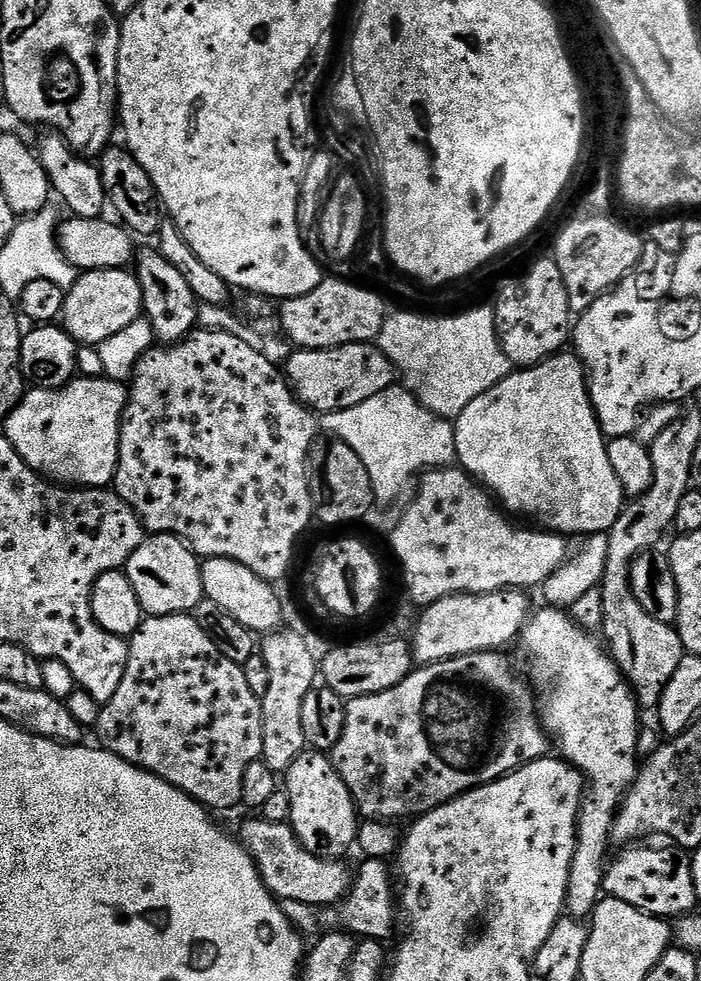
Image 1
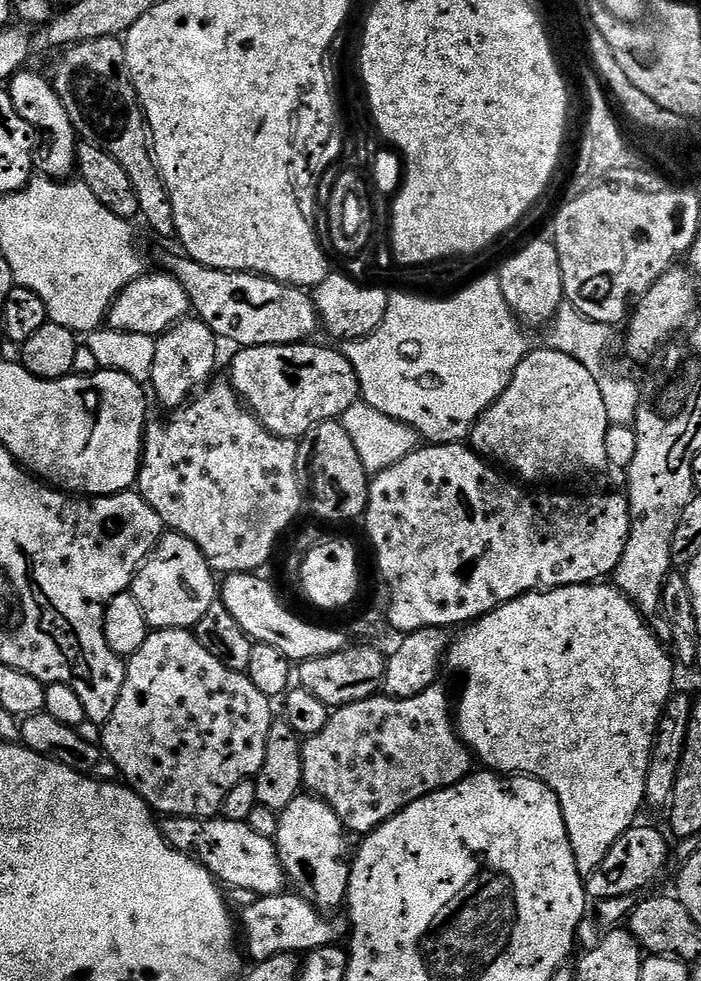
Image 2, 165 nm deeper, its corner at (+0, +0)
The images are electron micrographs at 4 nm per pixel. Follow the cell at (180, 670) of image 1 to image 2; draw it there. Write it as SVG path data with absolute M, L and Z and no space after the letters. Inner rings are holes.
M157 628L149 631L146 642L142 642L142 647L133 656L127 657L122 690L118 694L118 702L114 705L114 714L110 714L110 718L102 725L104 729L102 747L104 753L114 762L114 766L118 766L123 783L133 792L137 792L153 813L164 818L185 816L191 820L207 820L215 817L223 809L226 794L230 794L230 790L234 790L238 782L253 779L258 774L266 758L266 738L274 723L272 704L270 697L262 694L262 690L258 690L258 686L254 686L254 682L250 682L245 673L230 670L230 666L222 666L222 662L218 662L218 658L214 658L214 654L210 654L210 650L206 650L206 646L198 642L196 635L189 629Z

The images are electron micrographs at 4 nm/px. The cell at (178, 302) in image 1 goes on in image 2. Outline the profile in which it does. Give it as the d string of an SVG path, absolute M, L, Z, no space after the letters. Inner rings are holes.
M195 318L179 320L172 328L156 337L150 388L152 392L156 391L162 407L168 408L167 410L181 407L187 403L189 397L199 393L213 379L212 371L216 368L216 344L218 345L218 337L210 330L210 326Z

